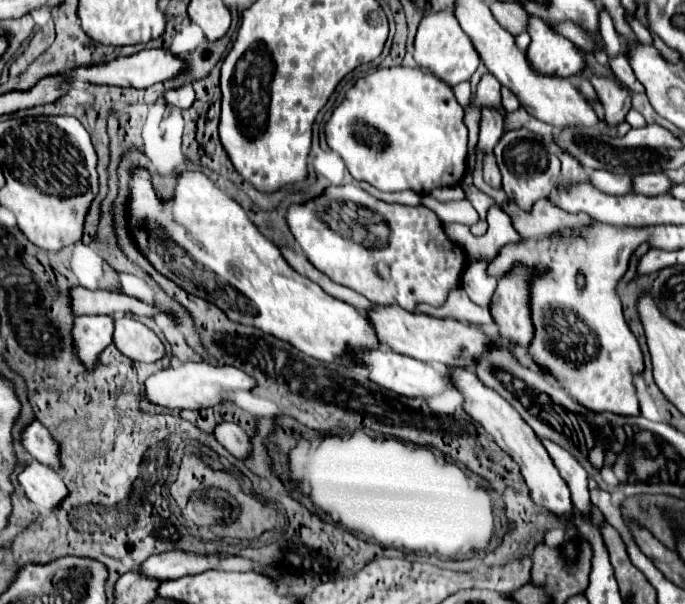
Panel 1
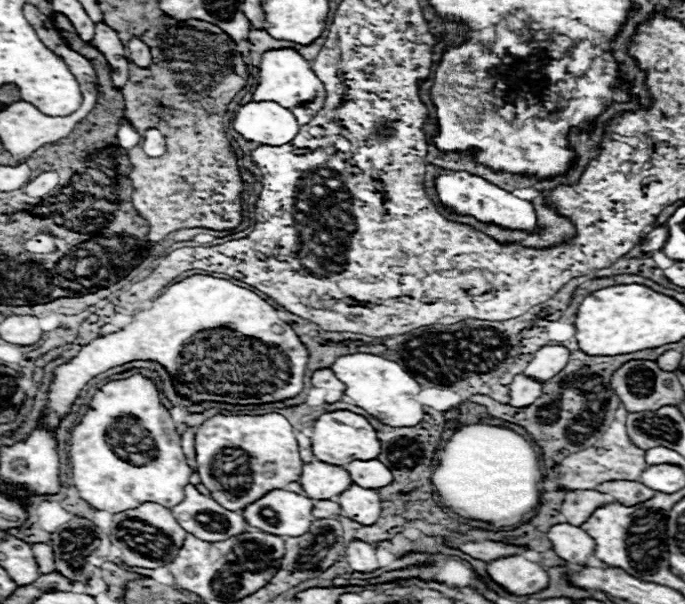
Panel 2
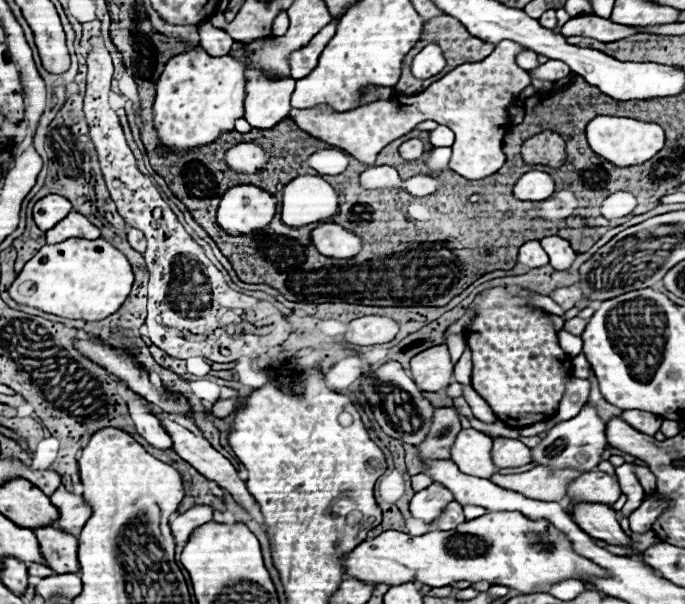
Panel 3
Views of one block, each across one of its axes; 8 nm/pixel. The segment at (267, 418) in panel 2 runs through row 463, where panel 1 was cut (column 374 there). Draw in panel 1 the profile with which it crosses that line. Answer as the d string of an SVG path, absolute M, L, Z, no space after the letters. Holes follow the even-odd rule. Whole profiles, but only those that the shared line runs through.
M334 186L320 200L292 206L288 210L288 226L306 258L316 268L320 268L330 280L360 292L380 306L400 306L408 312L416 312L418 304L442 306L450 290L460 286L460 276L466 268L466 252L446 236L440 218L430 208L388 204L364 190L340 192Z

